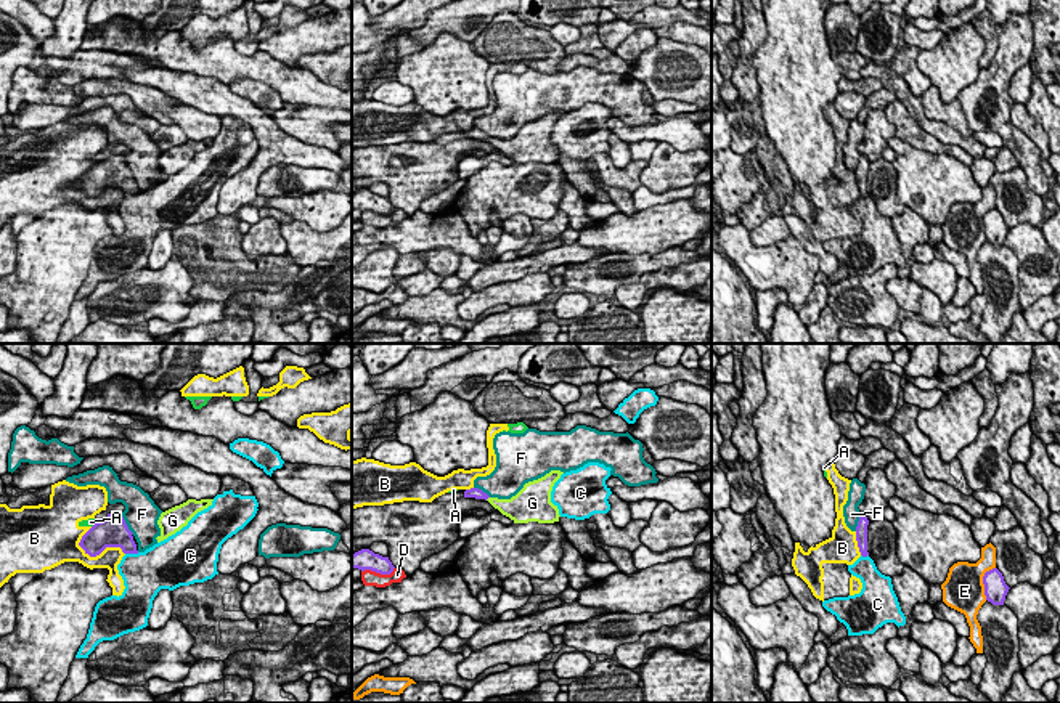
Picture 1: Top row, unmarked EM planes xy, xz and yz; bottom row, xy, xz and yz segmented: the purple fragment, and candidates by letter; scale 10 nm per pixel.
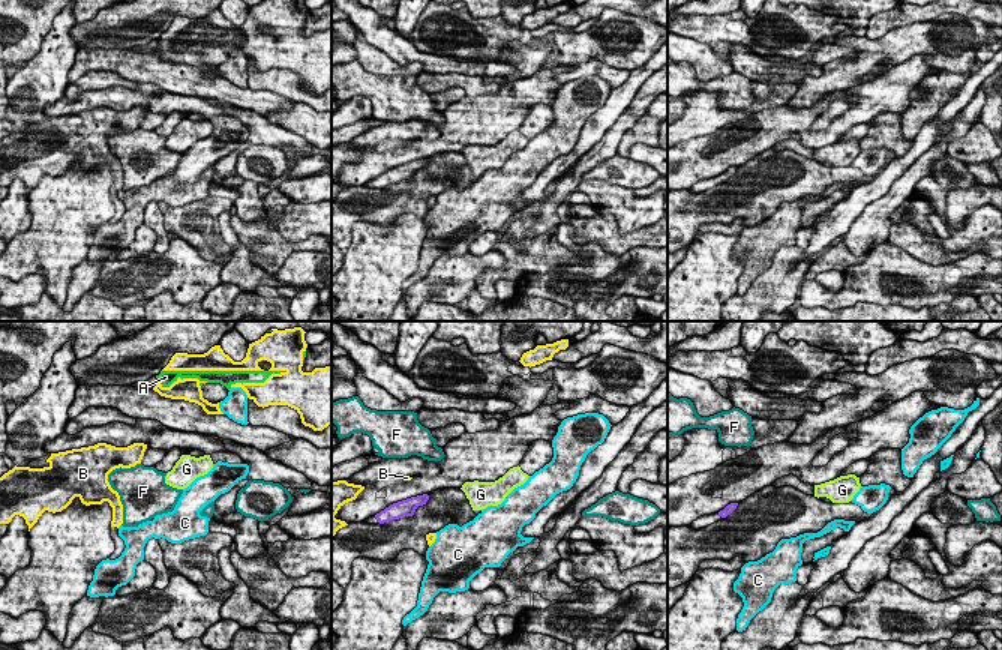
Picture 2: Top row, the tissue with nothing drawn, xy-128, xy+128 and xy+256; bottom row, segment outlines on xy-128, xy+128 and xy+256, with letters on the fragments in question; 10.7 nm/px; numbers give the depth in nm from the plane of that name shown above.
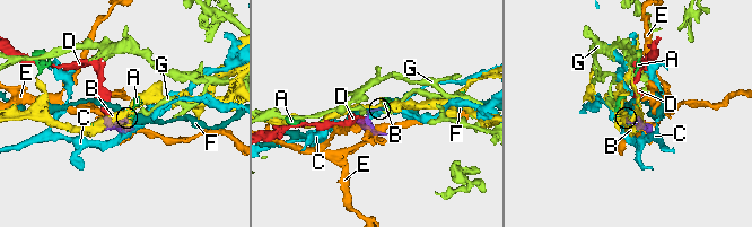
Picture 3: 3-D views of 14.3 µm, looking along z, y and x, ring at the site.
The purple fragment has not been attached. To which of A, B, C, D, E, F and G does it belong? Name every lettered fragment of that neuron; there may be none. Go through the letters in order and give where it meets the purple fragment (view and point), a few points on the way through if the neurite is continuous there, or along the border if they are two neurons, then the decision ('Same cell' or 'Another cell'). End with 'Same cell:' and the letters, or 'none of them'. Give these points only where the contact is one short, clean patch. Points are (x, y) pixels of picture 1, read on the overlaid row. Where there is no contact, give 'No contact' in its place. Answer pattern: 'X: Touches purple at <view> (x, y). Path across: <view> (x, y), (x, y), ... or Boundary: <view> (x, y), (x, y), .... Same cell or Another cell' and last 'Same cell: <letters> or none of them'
A: Touches purple at xy (93, 525). Boundary: xy (97, 522), (92, 527). Another cell
B: Touches purple at xy (101, 551). Another cell
C: Touches purple at xy (132, 552). Boundary: xy (138, 552), (126, 554). Another cell
D: Touches purple at xz (378, 572). Another cell
E: Touches purple at yz (983, 581). Another cell
F: Touches purple at xy (126, 524). Boundary: xy (121, 514), (134, 533). Another cell
G: Touches purple at xz (487, 498). Path across: xz (476, 493), (487, 498), (509, 507). Same cell
Same cell: G

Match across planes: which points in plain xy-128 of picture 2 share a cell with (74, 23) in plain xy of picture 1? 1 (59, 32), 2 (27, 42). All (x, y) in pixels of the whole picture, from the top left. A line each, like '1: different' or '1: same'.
1: same
2: different

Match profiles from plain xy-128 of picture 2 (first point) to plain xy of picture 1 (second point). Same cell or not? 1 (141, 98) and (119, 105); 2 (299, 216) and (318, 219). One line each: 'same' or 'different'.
1: same
2: different

